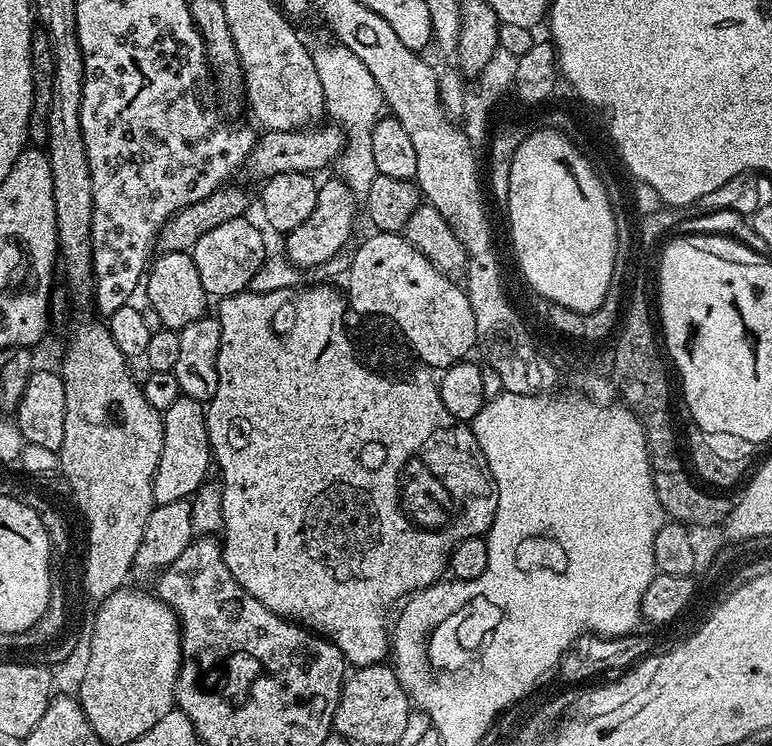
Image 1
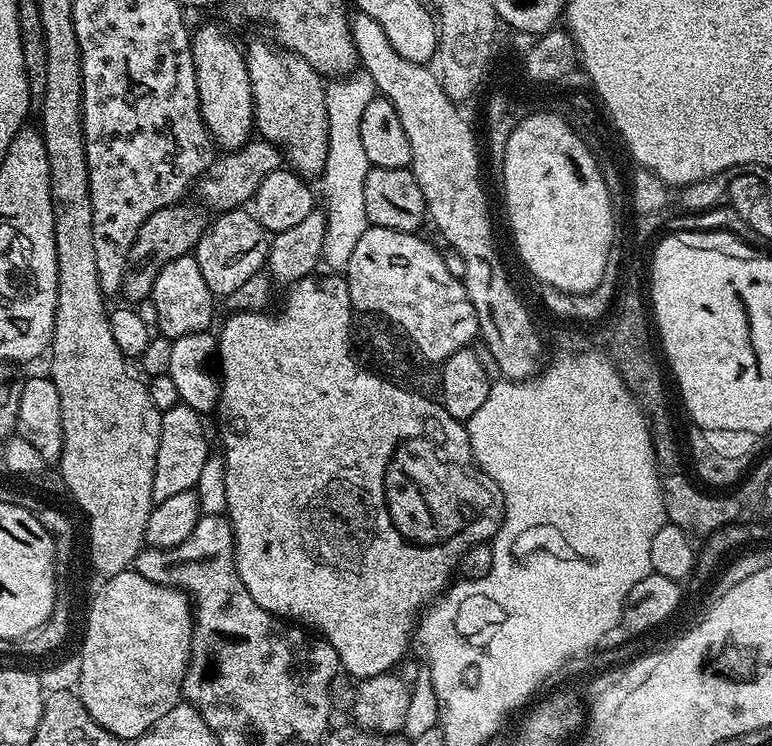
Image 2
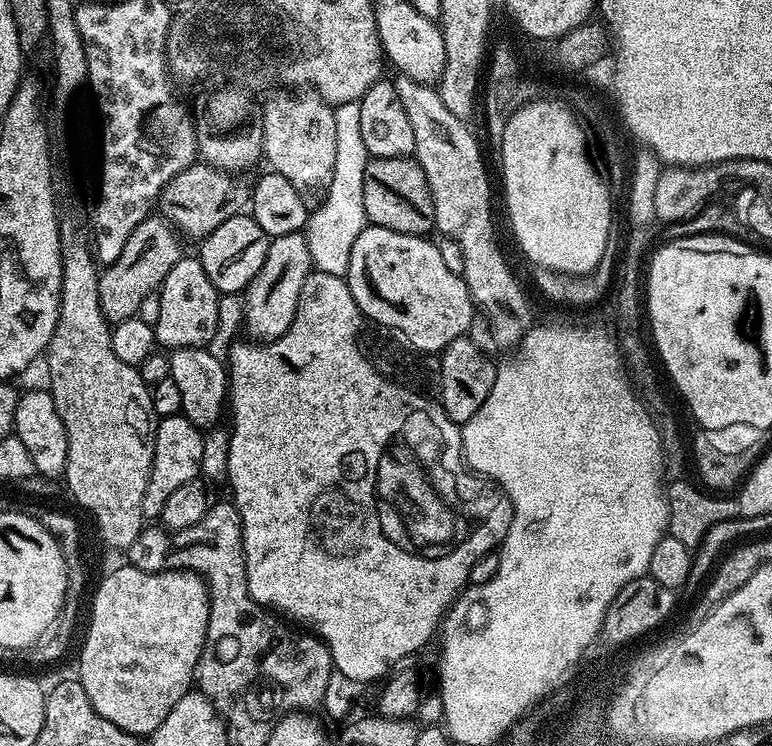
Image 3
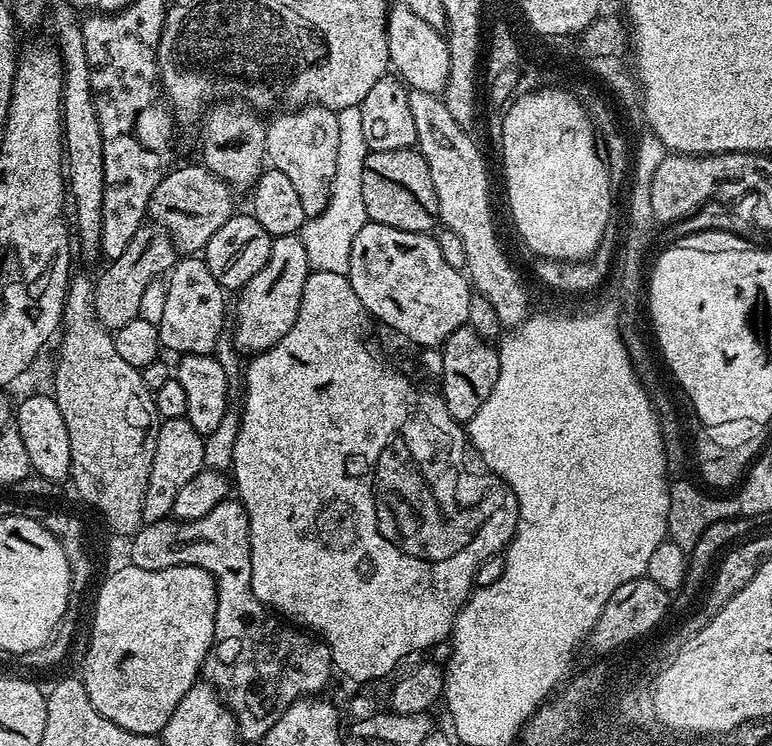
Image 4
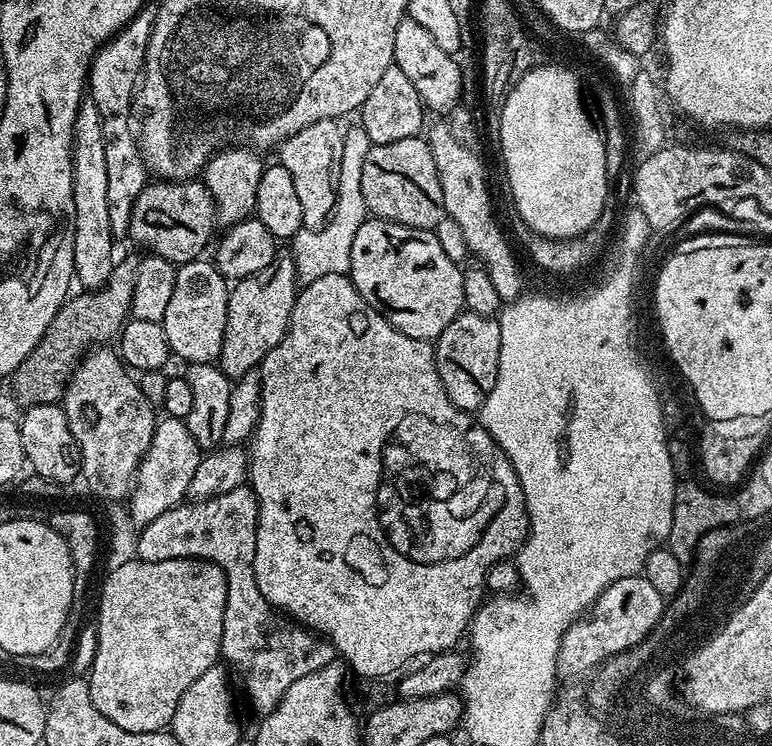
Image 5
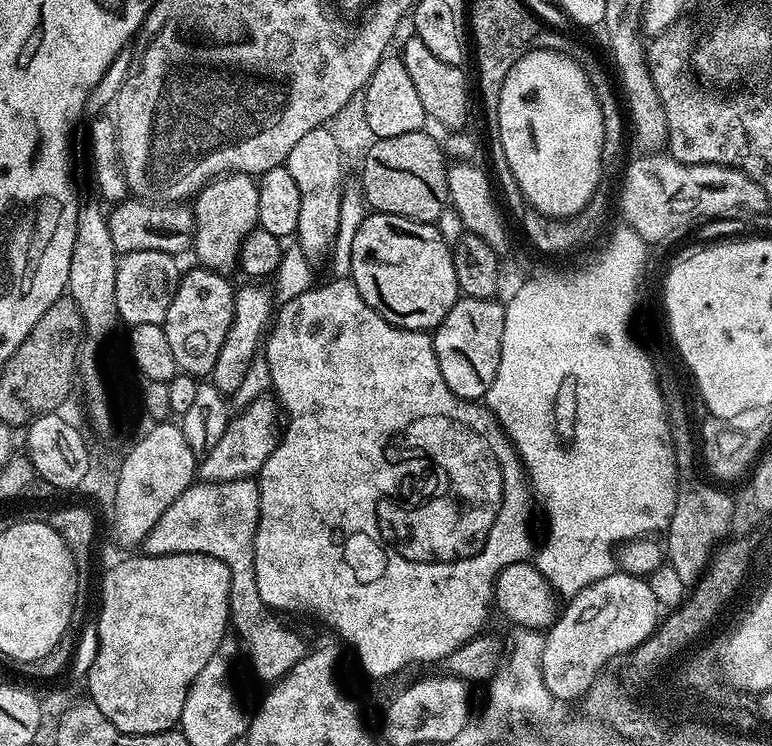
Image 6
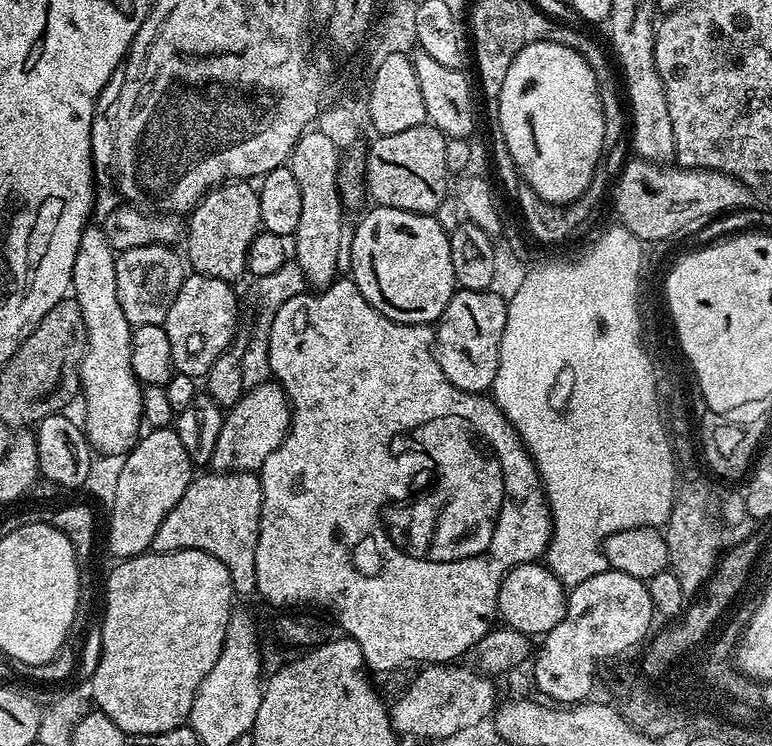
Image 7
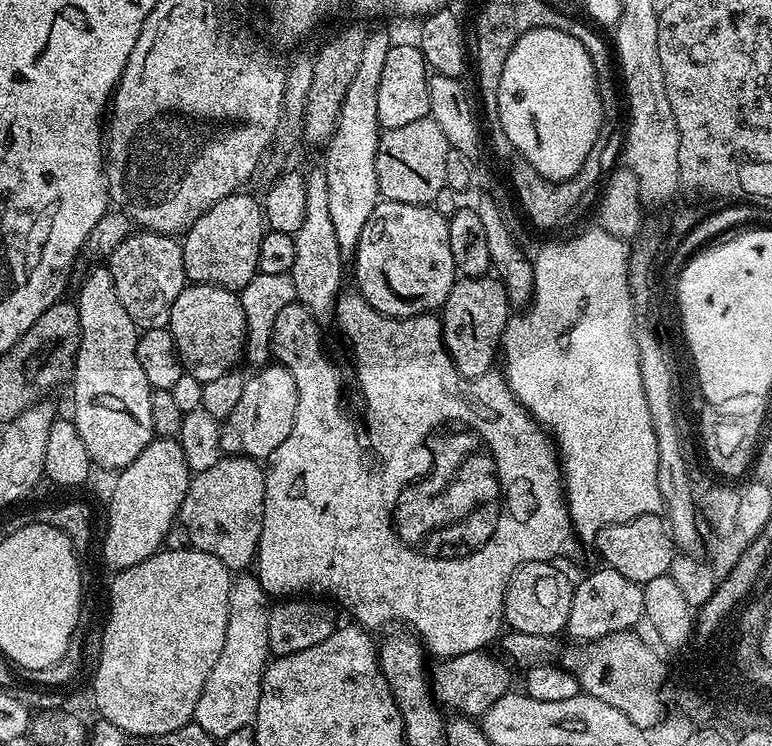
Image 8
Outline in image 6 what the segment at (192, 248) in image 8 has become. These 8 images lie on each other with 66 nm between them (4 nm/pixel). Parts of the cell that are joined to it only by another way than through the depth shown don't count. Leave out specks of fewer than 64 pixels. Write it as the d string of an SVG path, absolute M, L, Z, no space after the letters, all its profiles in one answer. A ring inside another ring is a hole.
M230 172L221 174L215 180L209 180L194 197L194 211L196 213L196 239L194 241L194 253L201 265L211 268L213 272L221 274L231 273L231 268L237 267L240 259L240 247L246 238L258 227L258 183L249 173Z

